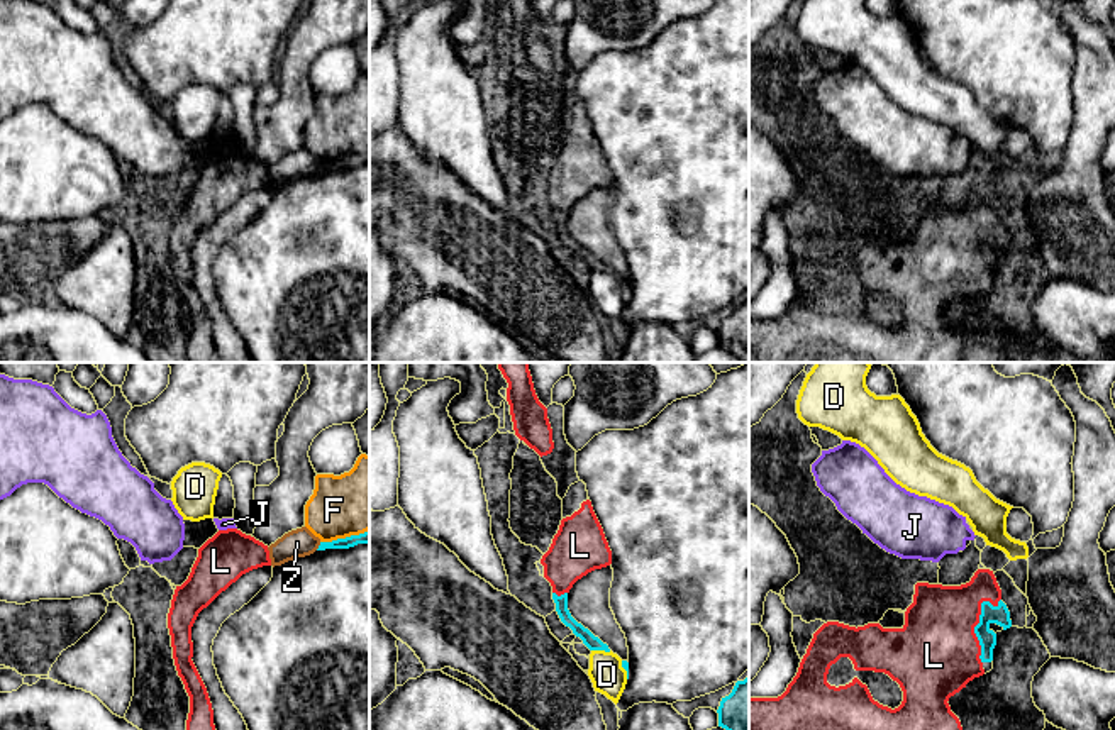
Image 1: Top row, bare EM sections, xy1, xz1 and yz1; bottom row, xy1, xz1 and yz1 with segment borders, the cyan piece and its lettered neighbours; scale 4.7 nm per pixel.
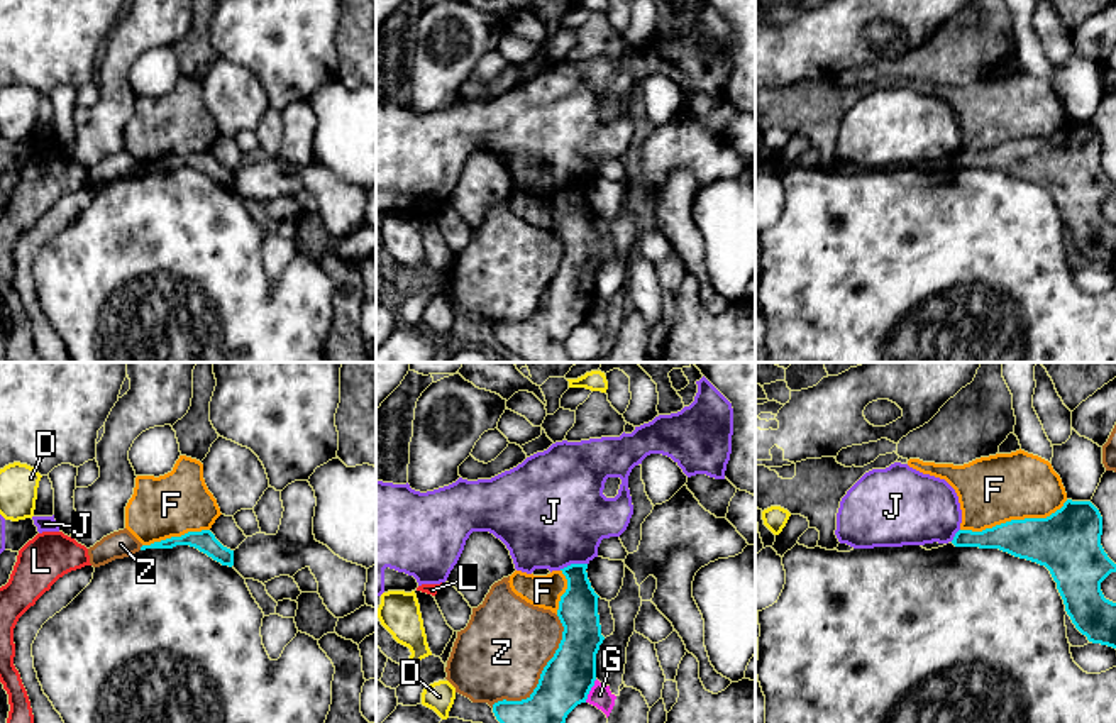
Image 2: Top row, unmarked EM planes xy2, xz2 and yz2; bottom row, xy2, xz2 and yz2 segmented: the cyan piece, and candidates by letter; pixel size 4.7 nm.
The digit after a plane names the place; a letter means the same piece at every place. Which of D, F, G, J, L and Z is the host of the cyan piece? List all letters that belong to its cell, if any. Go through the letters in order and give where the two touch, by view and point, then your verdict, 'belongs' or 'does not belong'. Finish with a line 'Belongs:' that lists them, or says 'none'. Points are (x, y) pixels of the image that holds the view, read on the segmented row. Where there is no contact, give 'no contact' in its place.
D: contact xz1 (602, 649); does not belong
F: contact yz2 (1013, 520); does not belong
G: contact xz2 (590, 689); does not belong
J: contact xz2 (573, 564); does not belong
L: contact yz1 (978, 624); belongs
Z: contact xz2 (541, 674); does not belong
Belongs: L

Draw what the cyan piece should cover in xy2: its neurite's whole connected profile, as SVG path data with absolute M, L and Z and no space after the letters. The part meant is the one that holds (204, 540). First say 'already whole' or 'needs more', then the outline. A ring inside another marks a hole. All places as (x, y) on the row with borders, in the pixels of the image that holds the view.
already whole | M210 530L202 532L188 532L181 537L171 537L161 542L154 542L151 545L142 545L141 550L146 549L173 549L176 545L190 545L198 549L200 552L207 554L213 560L220 562L222 566L234 566L234 550L224 547Z

